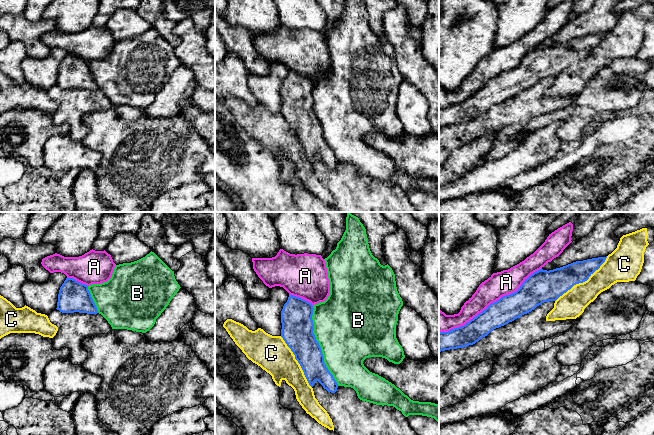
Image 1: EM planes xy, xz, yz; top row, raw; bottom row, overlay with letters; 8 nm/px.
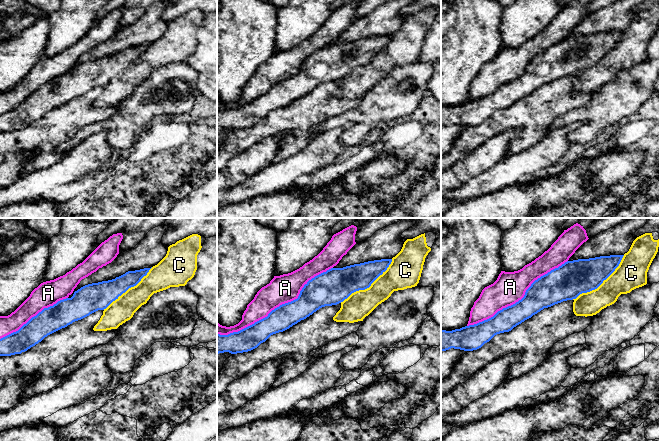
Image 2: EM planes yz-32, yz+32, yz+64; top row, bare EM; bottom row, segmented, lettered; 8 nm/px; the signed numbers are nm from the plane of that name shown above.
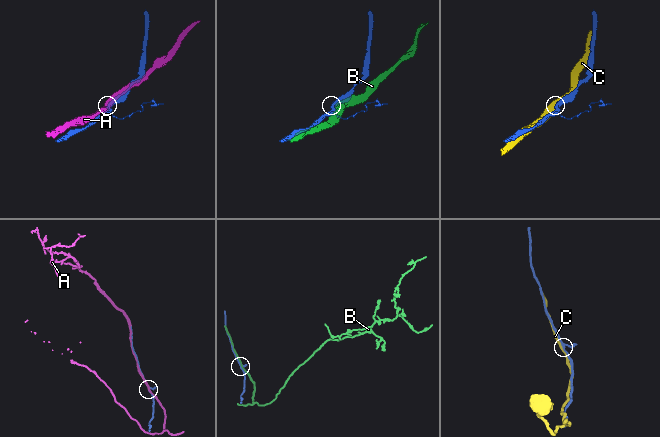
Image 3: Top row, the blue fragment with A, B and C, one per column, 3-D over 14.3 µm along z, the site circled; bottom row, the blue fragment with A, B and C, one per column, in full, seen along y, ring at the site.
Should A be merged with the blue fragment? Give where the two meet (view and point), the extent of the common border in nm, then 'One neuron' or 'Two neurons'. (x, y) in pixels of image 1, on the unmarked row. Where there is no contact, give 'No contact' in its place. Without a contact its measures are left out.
Touches blue at yz (491, 79). Shared border 1000 nm. One neuron

